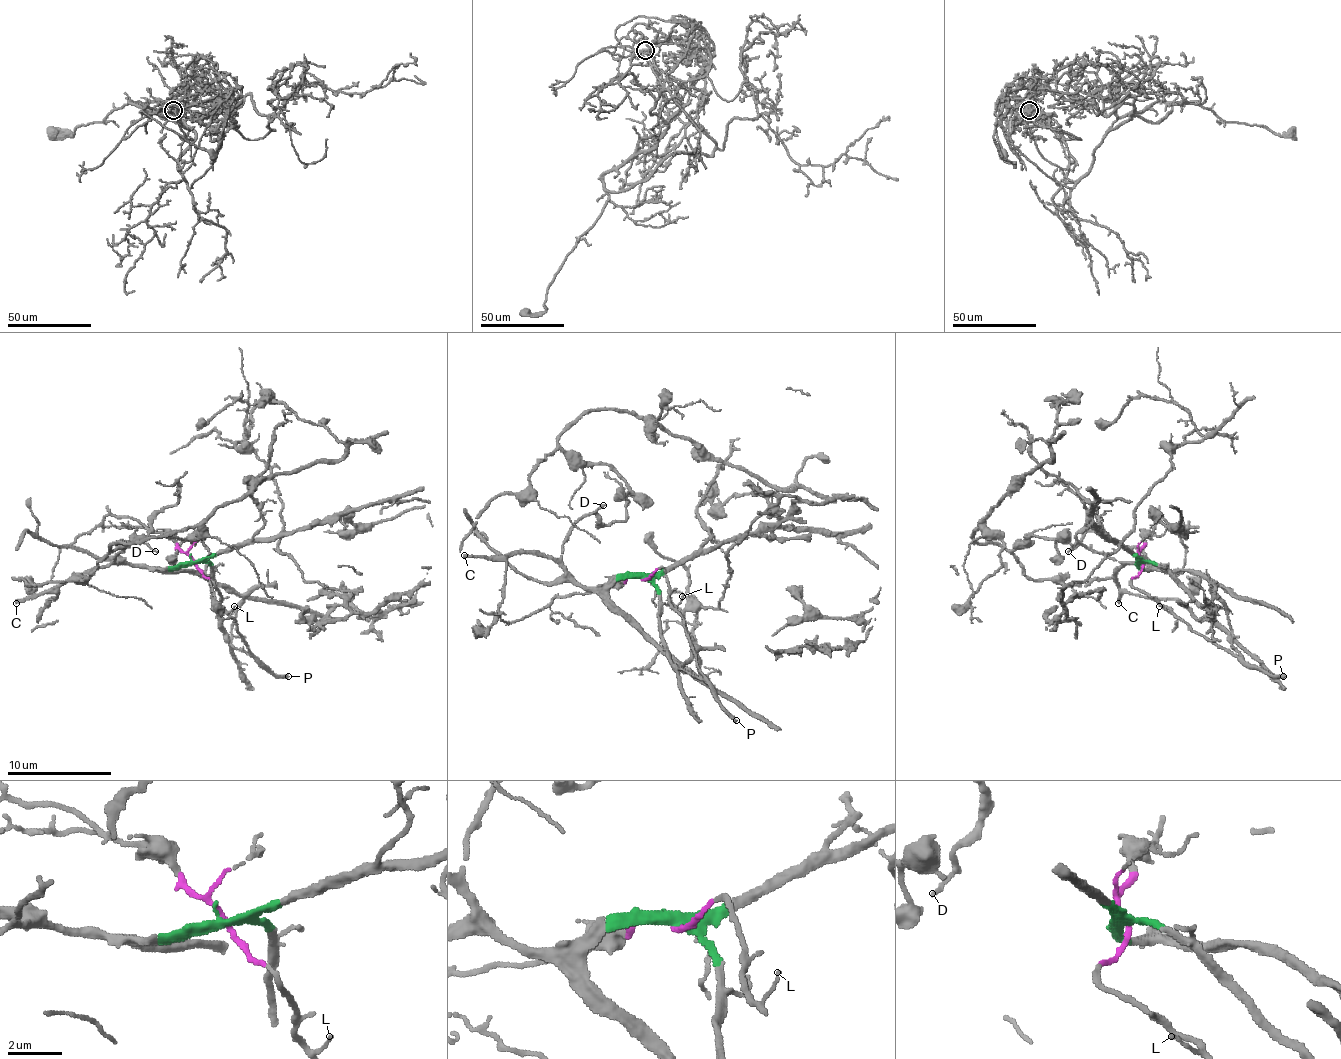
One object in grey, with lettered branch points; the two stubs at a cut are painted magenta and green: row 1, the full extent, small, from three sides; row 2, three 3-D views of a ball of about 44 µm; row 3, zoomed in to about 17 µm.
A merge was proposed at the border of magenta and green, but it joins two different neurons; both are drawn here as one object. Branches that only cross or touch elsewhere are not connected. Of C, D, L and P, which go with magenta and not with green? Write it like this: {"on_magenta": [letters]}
{"on_magenta": ["L", "P"]}

